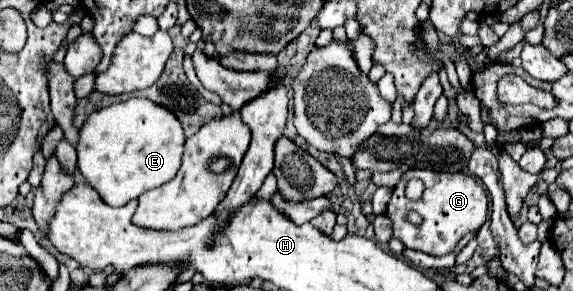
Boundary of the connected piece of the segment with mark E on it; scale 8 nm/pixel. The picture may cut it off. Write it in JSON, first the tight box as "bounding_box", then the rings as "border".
{"bounding_box":[77,98,183,206],"border":[[[129,98],[93,112],[79,130],[77,168],[109,206],[123,206],[175,178],[183,158],[183,126],[173,112],[147,98]]]}

